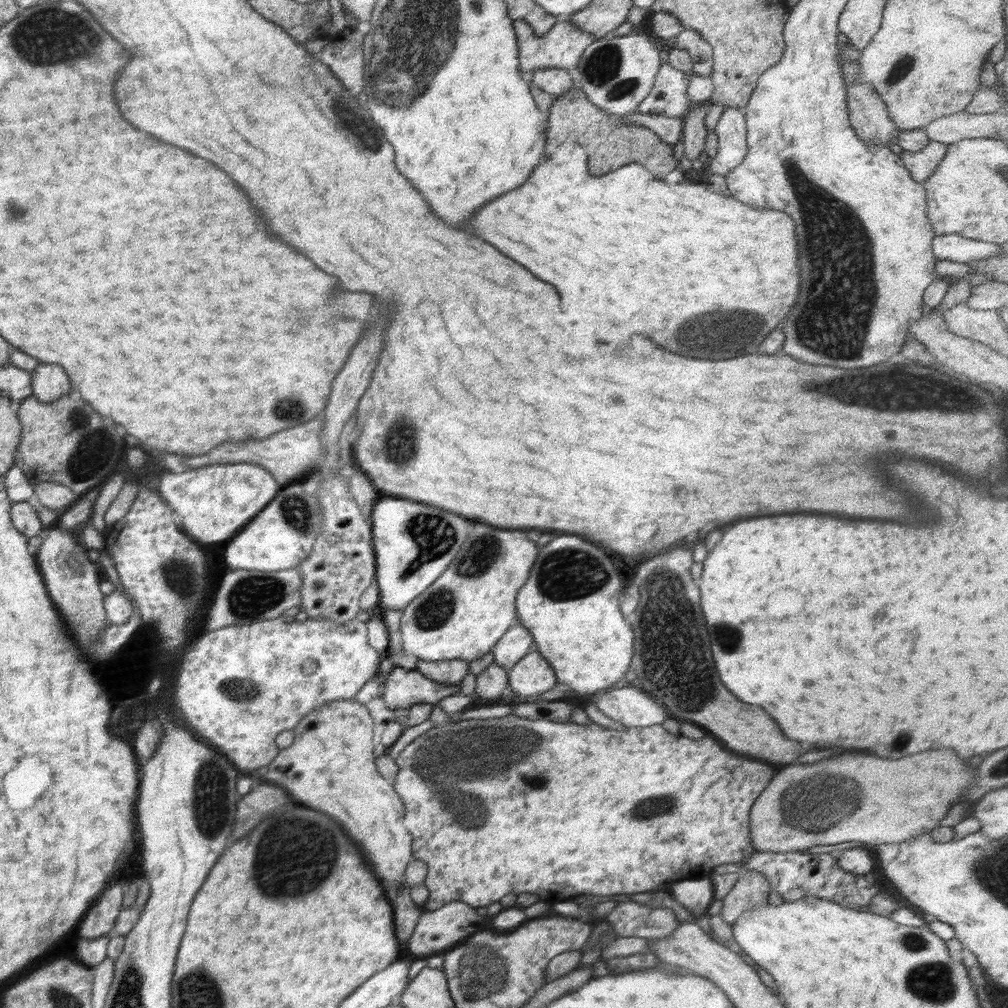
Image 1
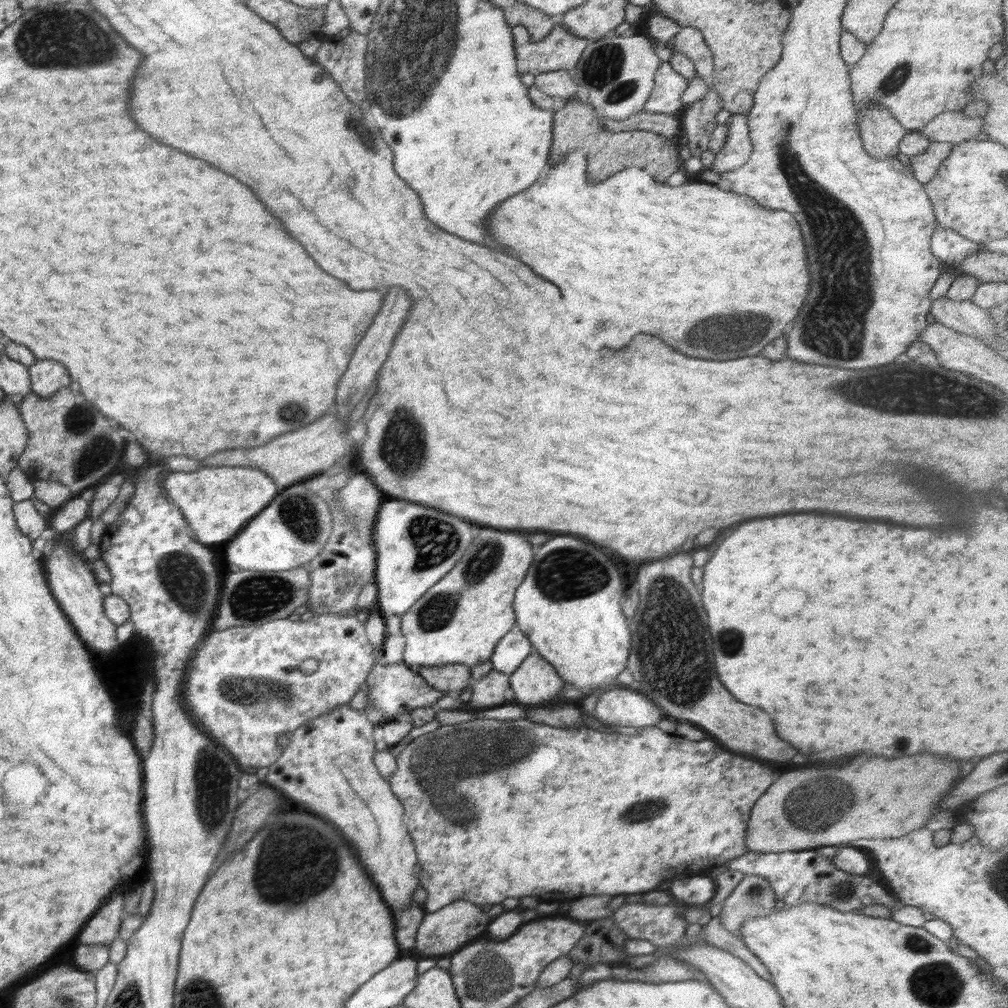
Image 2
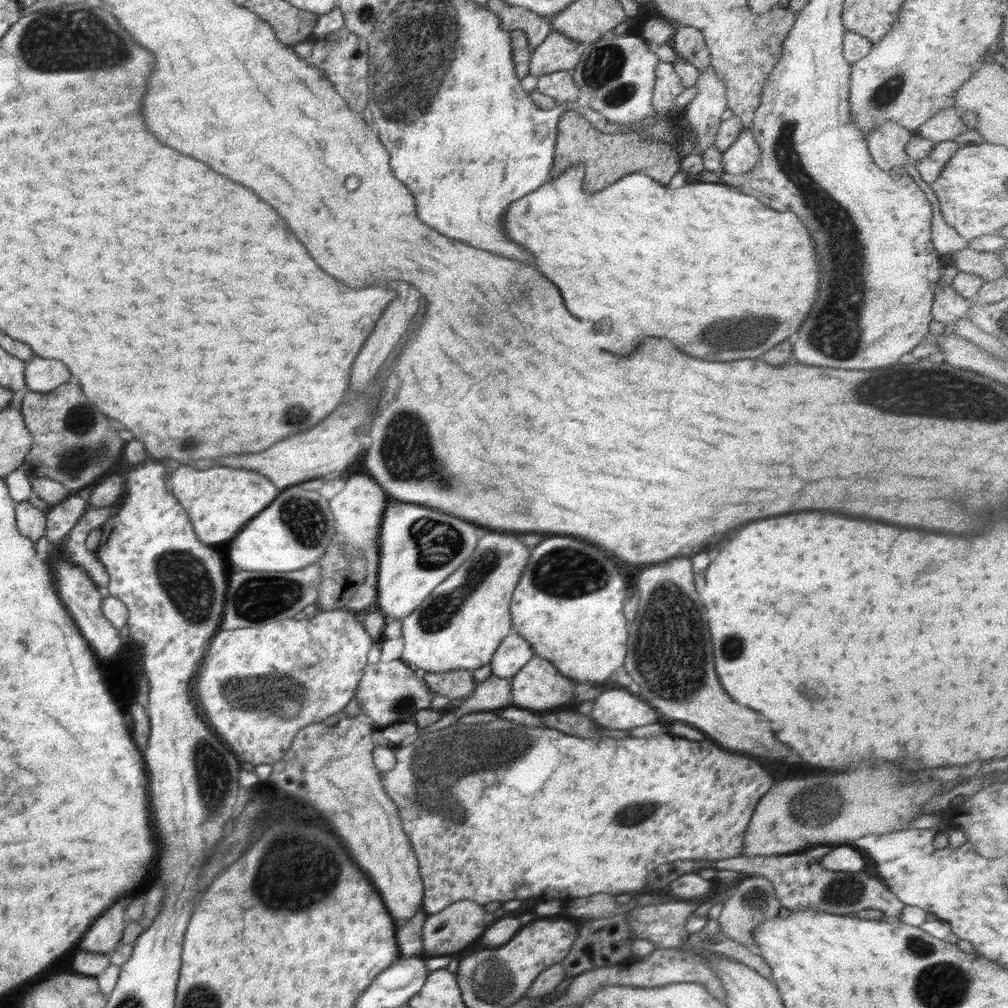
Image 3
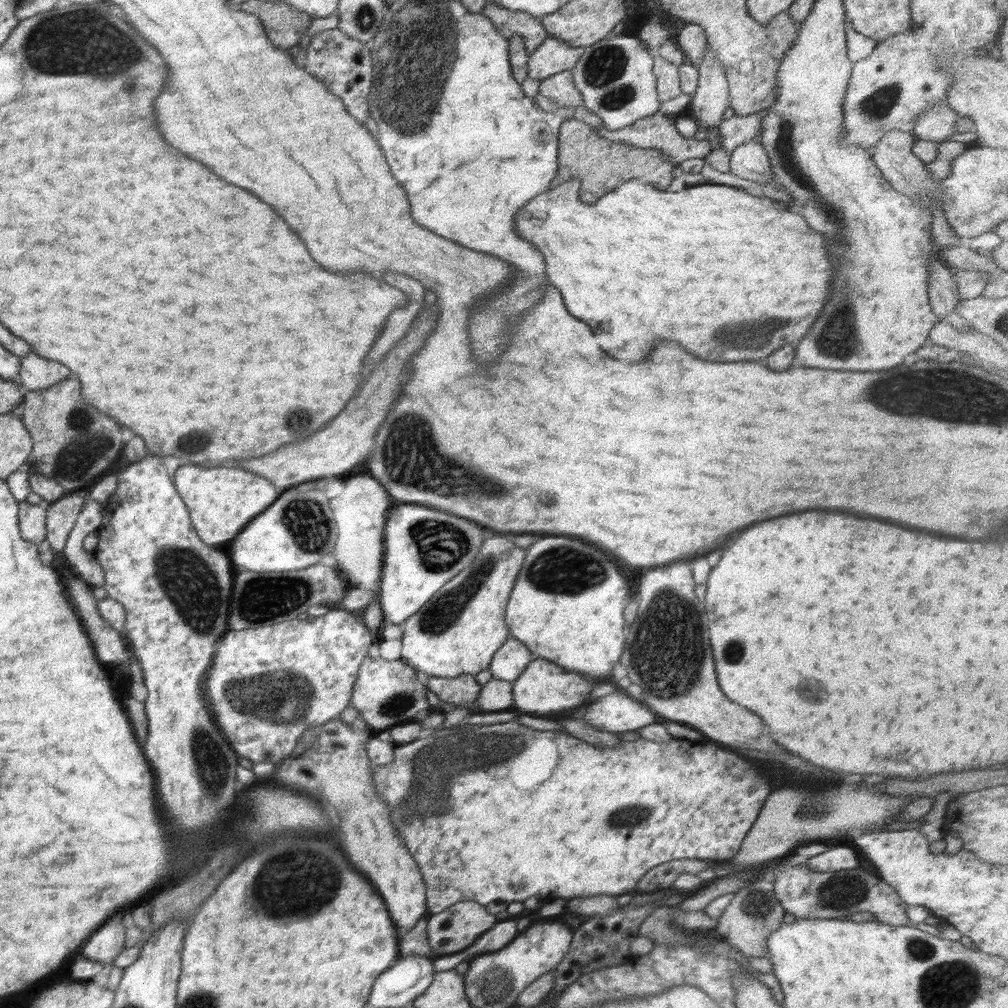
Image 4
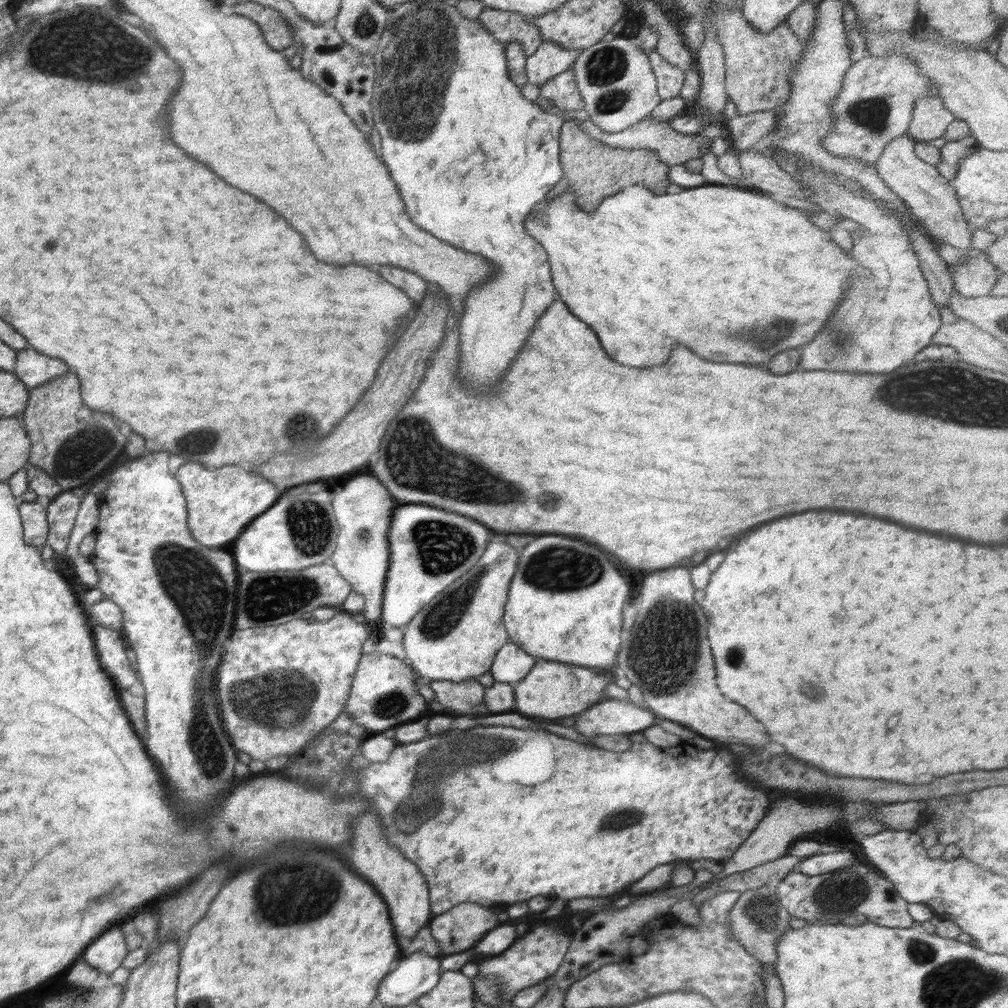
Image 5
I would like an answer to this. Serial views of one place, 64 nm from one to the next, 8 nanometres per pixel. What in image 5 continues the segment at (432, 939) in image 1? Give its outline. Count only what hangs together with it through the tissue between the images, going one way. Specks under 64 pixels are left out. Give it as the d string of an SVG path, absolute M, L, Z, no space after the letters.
M472 902L456 904L444 914L434 915L428 924L440 949L438 958L476 946L487 932L499 925L496 914L490 908Z

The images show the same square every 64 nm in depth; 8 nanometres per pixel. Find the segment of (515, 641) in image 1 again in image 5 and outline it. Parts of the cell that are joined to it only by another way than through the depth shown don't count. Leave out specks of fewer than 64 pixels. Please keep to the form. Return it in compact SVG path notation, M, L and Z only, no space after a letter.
M509 641L496 652L490 671L495 682L514 686L532 670L537 660L537 657L524 652L518 644Z

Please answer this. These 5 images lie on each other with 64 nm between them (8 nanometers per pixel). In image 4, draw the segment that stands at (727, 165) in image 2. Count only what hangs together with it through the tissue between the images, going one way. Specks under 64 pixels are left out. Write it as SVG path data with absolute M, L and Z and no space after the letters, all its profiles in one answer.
M754 139L730 152L730 173L744 180L768 186L768 181L774 180L774 173L770 168L772 165L766 151Z

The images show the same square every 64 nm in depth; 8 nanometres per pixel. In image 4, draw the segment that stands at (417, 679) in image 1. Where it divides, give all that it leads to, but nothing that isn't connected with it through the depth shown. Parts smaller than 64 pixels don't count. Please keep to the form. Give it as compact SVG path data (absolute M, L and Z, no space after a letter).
M364 657L360 665L358 677L350 697L350 706L358 710L359 717L366 722L367 727L374 734L390 727L400 726L418 719L421 714L429 711L426 692L428 688L417 678L412 679L412 668L400 660L386 660L384 658Z

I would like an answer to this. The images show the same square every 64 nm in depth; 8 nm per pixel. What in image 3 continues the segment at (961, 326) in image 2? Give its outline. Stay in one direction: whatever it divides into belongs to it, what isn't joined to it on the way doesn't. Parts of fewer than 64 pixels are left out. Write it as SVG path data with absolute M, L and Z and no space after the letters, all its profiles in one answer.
M937 281L931 306L934 321L953 327L957 320L970 320L968 313L971 310L971 305L970 302L962 300L954 291L952 282L940 283Z

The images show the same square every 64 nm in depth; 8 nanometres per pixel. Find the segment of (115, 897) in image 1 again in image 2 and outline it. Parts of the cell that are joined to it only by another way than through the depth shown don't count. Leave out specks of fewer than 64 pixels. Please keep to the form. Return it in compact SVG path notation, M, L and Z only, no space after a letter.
M116 892L116 900L112 900L112 904L108 904L108 908L104 908L104 912L100 912L100 916L92 920L92 924L88 924L88 932L80 936L82 944L110 947L126 915L125 898L122 898L122 892Z

